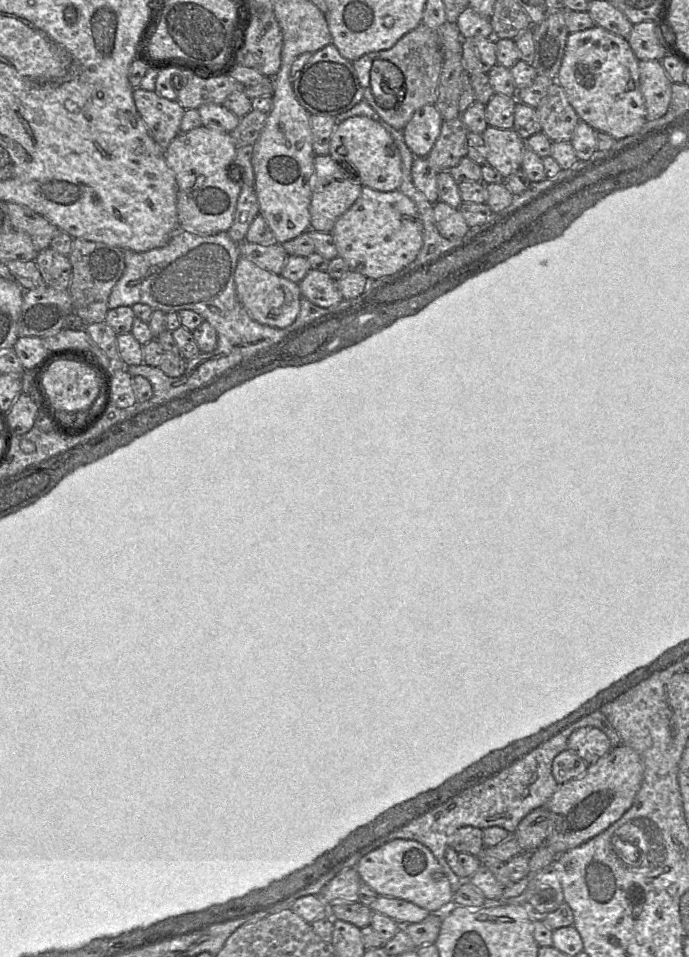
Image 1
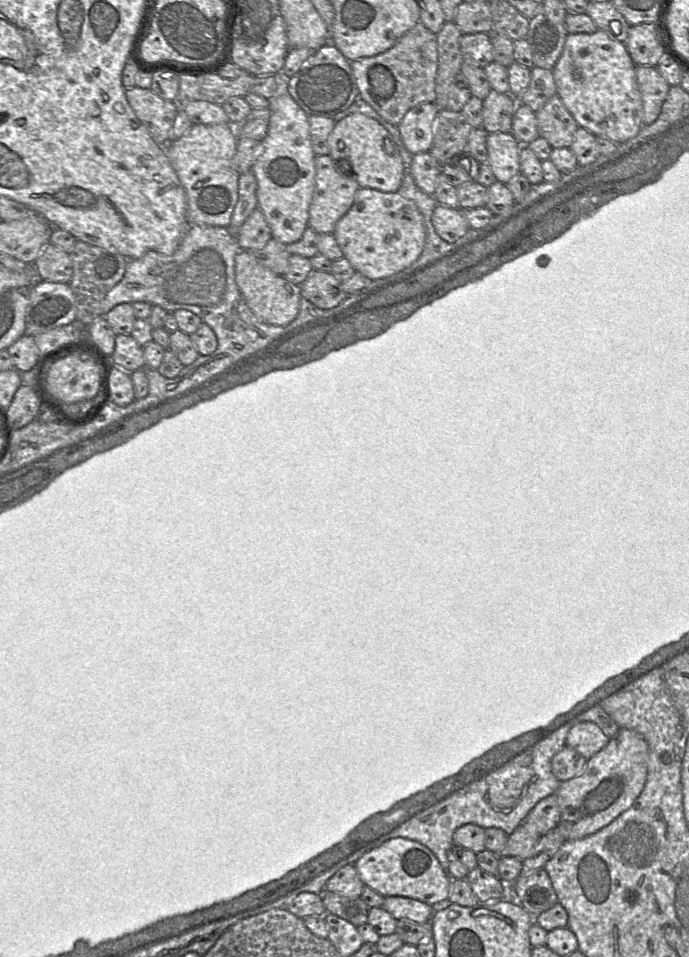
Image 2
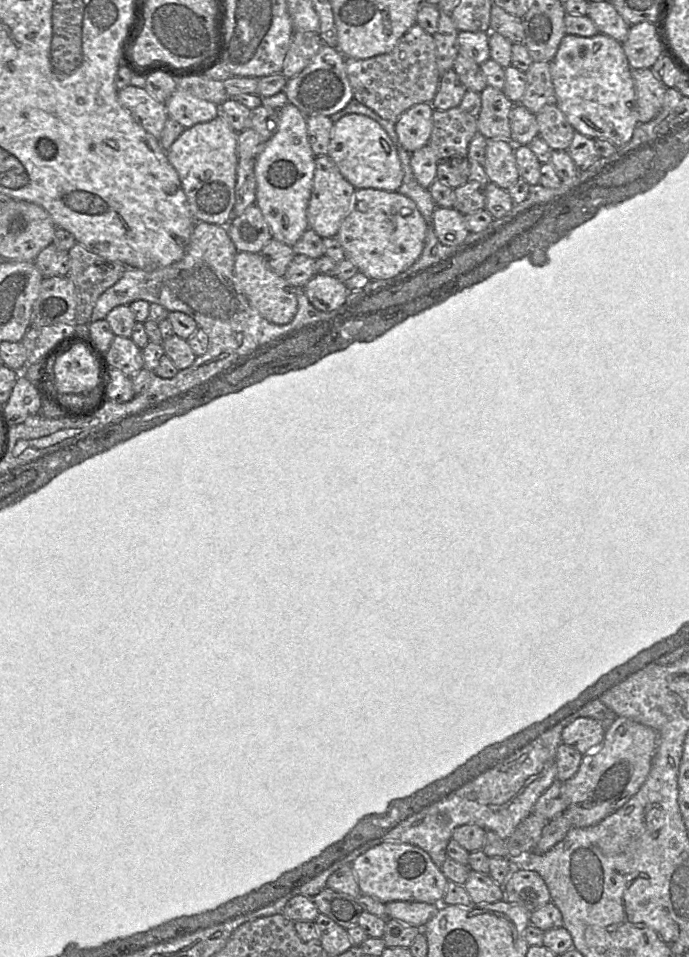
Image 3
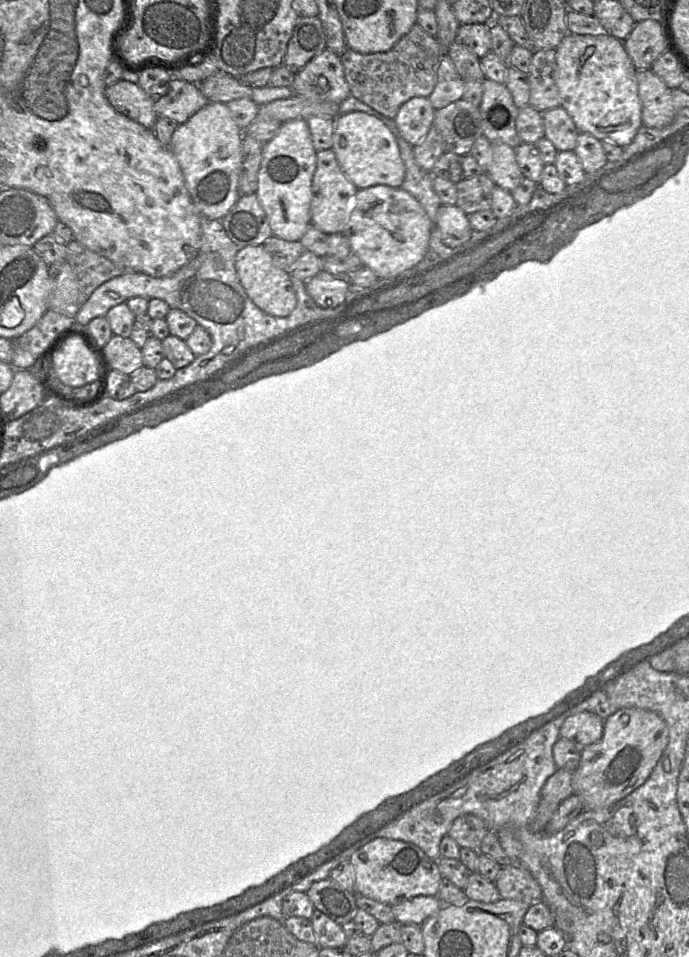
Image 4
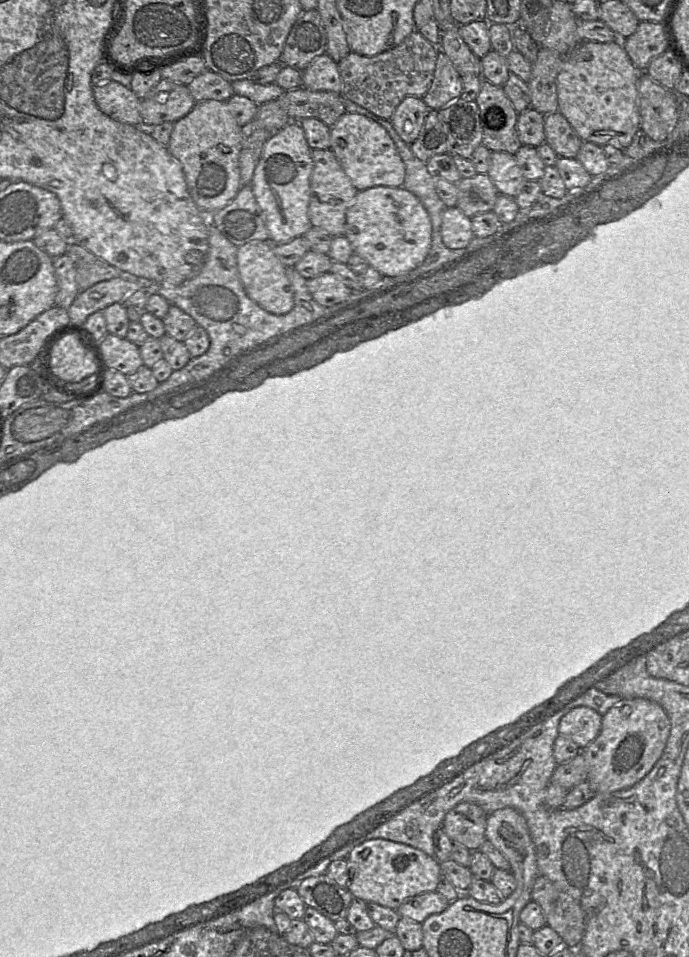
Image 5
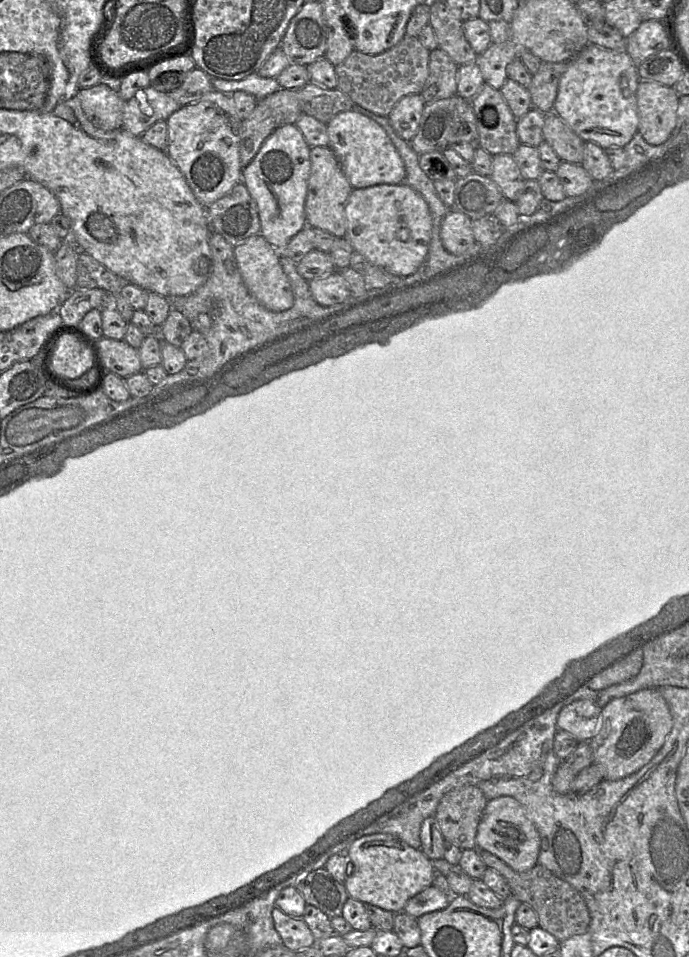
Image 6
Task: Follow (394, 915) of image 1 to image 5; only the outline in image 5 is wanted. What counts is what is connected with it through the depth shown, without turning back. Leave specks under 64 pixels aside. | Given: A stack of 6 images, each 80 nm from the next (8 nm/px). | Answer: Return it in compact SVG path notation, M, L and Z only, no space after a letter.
M437 891L417 895L403 903L396 911L400 918L422 923L431 915L443 912L448 901Z

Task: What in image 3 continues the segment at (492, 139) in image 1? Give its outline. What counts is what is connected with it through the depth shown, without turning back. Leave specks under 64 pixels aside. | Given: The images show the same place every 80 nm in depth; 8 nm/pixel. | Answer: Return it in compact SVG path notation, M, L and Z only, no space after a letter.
M506 137L486 139L483 167L489 182L507 190L519 179L515 150L520 145Z

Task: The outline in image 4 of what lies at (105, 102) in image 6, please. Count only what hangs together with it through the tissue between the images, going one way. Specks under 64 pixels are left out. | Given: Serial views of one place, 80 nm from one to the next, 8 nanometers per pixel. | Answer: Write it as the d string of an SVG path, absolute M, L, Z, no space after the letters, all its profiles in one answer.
M121 79L106 87L105 97L116 111L141 124L147 129L152 130L158 120L158 115L153 108L154 100L138 84Z

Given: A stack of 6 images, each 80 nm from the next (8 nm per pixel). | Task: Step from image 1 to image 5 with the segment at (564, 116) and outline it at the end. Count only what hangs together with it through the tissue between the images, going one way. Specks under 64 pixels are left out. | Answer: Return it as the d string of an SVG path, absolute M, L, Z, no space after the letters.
M556 111L544 116L545 142L559 157L575 158L583 143L568 120Z

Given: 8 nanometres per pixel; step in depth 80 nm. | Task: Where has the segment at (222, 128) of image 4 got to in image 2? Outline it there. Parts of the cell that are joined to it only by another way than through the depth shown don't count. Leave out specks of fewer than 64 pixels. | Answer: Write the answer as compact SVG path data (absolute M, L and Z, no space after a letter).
M229 122L194 124L183 136L169 142L166 153L186 194L190 224L228 227L238 200L238 171L233 167L238 135Z

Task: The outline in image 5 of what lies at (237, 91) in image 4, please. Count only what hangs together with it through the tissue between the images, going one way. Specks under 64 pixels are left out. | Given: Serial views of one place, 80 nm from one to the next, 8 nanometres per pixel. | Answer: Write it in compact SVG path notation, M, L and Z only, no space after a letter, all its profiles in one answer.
M209 70L194 78L187 87L196 102L228 101L234 95L231 82Z

